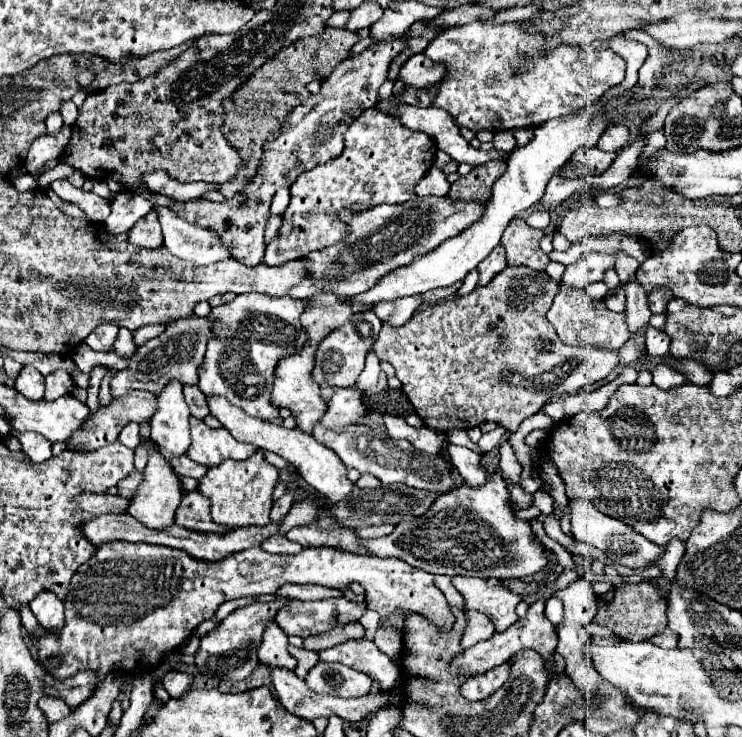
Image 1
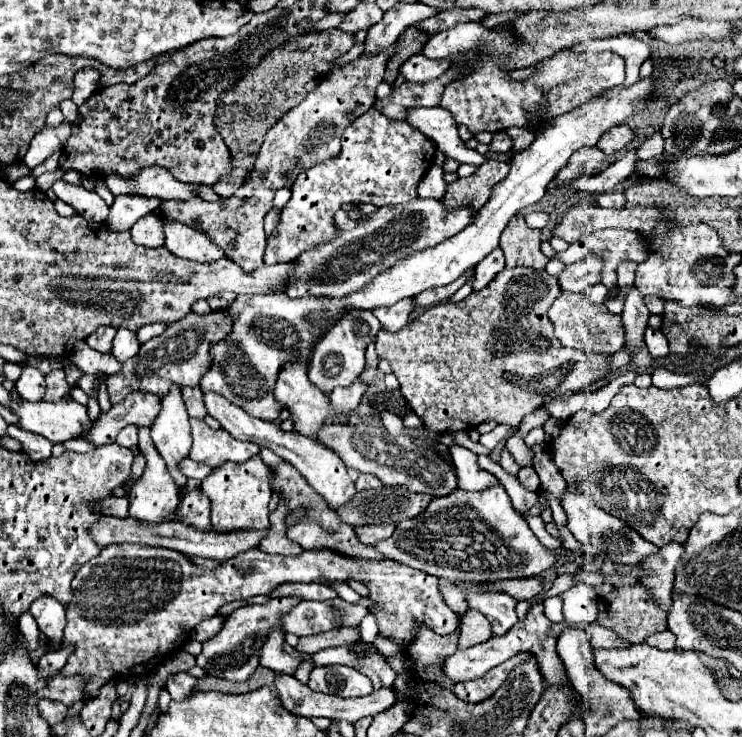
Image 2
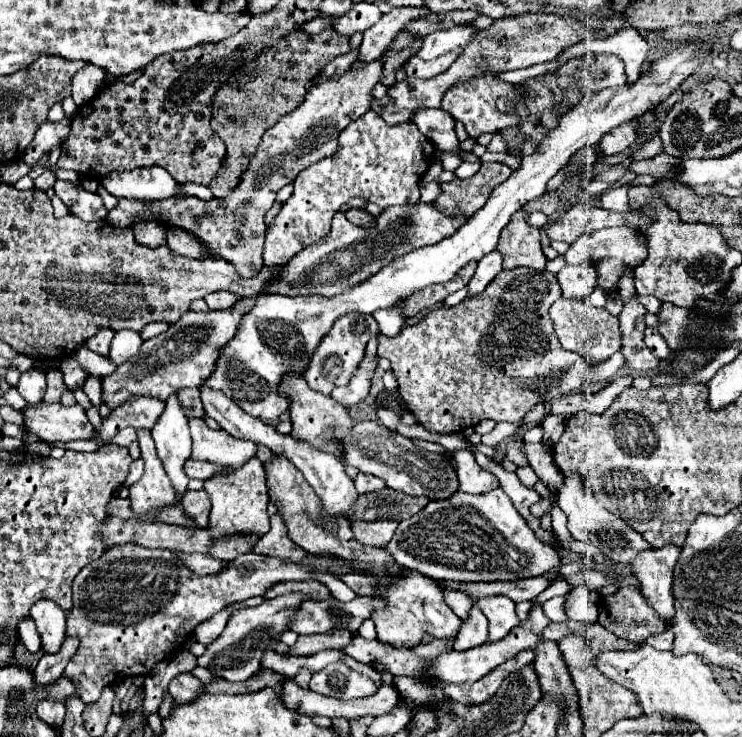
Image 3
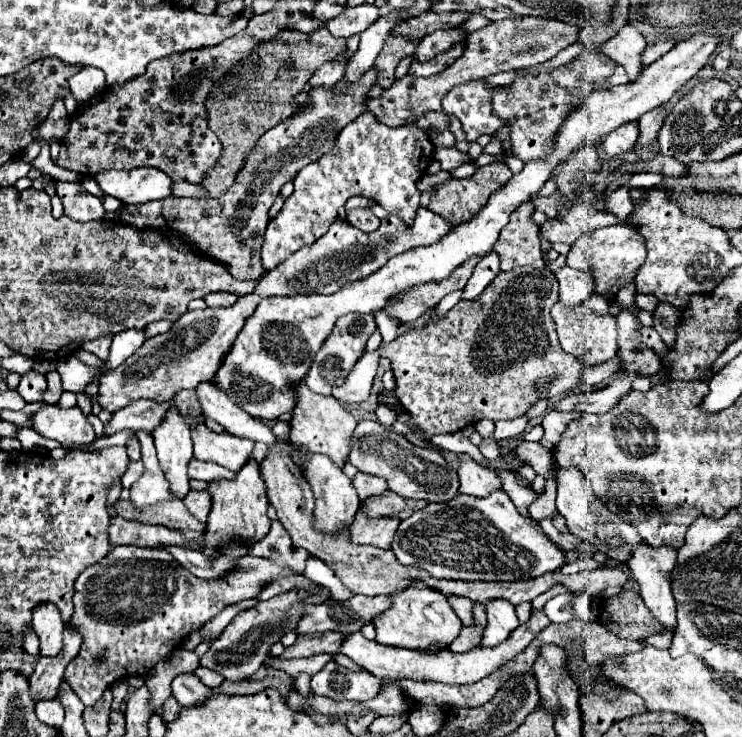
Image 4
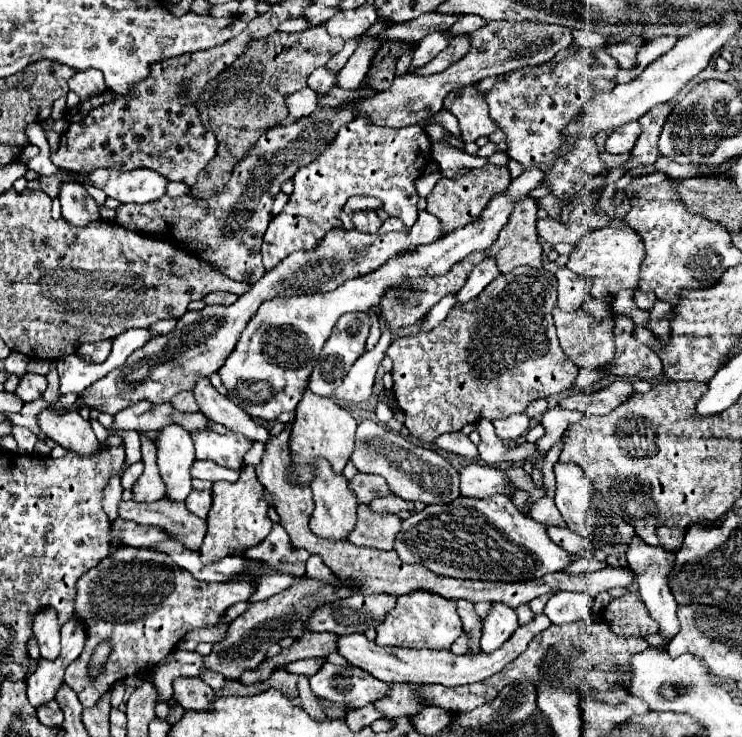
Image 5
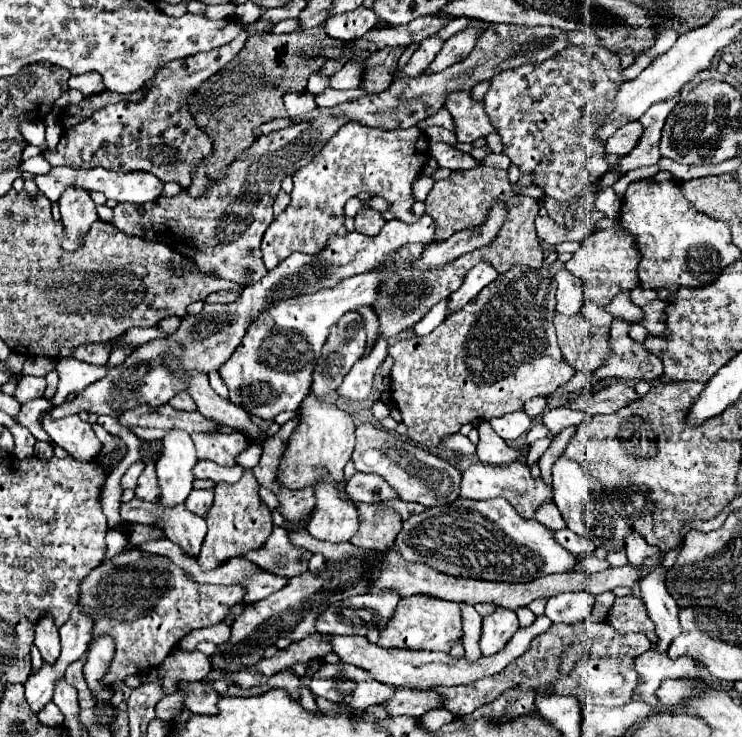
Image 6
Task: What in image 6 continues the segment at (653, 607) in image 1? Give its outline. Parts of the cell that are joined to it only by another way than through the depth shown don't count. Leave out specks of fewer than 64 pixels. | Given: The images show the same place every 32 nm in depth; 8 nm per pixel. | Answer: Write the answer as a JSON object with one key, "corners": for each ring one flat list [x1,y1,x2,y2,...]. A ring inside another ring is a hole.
{"corners":[[636,596,616,598,606,622,610,626,614,626,620,634,654,632,654,626,652,626,652,620,648,618,644,602,640,598,636,598]]}

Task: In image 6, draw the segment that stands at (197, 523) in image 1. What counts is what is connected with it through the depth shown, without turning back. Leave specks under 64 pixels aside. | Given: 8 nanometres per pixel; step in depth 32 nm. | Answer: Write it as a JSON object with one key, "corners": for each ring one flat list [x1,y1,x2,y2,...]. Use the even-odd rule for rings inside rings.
{"corners":[[193,489,186,498,186,508,196,516,206,516,214,500,213,489]]}

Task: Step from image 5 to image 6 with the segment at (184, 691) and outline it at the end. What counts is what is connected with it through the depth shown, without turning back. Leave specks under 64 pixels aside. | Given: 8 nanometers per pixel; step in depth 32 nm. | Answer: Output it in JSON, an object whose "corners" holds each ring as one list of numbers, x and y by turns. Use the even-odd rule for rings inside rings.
{"corners":[[194,682,194,684,180,684,180,692,186,694,186,708,192,710,194,714,202,716,212,716,218,714,218,692,208,684]]}

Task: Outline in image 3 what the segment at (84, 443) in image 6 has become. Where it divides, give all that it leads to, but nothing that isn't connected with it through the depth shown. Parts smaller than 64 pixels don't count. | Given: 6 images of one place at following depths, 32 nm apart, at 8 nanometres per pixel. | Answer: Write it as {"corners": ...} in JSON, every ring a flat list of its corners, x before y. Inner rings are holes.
{"corners":[[40,402,36,406,24,408,24,426,36,432,46,442,72,442,72,440,90,440,94,426,88,422,82,406,62,406]]}

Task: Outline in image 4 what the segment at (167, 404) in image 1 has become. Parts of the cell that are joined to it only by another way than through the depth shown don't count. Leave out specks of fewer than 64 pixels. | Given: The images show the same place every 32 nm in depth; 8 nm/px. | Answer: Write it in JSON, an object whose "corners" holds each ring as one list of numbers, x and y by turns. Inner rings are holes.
{"corners":[[172,404,168,416,164,418,164,424,152,432,156,450,158,450,158,462,160,468,170,482,170,492,174,498,184,498,190,492,190,476,188,476,188,464,194,458,192,454,192,438,190,430,186,428,180,412]]}

